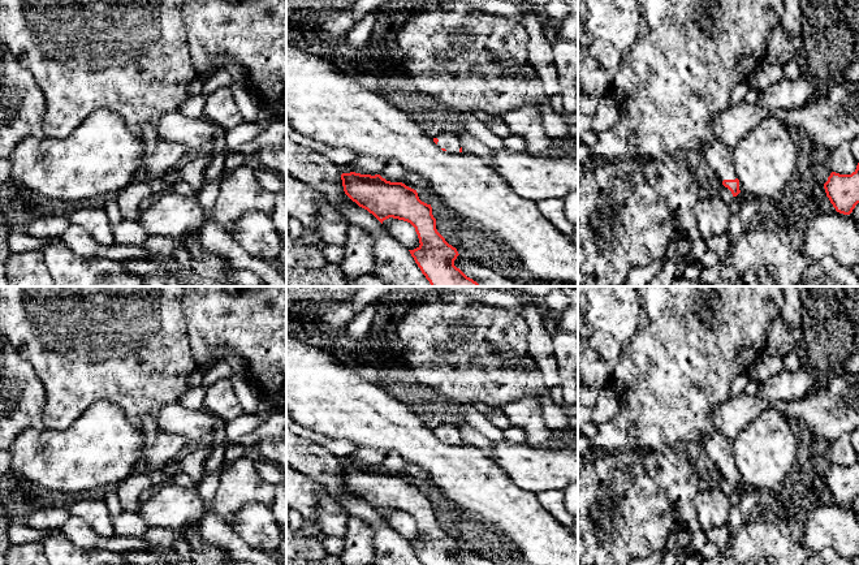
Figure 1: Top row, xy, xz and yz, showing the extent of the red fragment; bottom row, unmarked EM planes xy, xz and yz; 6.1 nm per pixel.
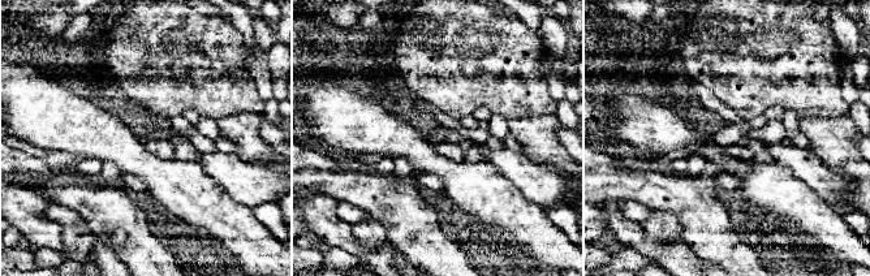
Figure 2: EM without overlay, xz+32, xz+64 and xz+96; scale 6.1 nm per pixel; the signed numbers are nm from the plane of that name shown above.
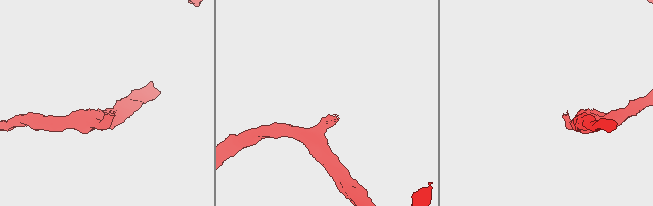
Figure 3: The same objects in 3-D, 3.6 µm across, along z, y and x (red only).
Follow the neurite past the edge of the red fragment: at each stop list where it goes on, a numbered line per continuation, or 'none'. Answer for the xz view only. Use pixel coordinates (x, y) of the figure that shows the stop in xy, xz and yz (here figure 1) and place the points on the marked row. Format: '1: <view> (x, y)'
1: xz (448, 139)

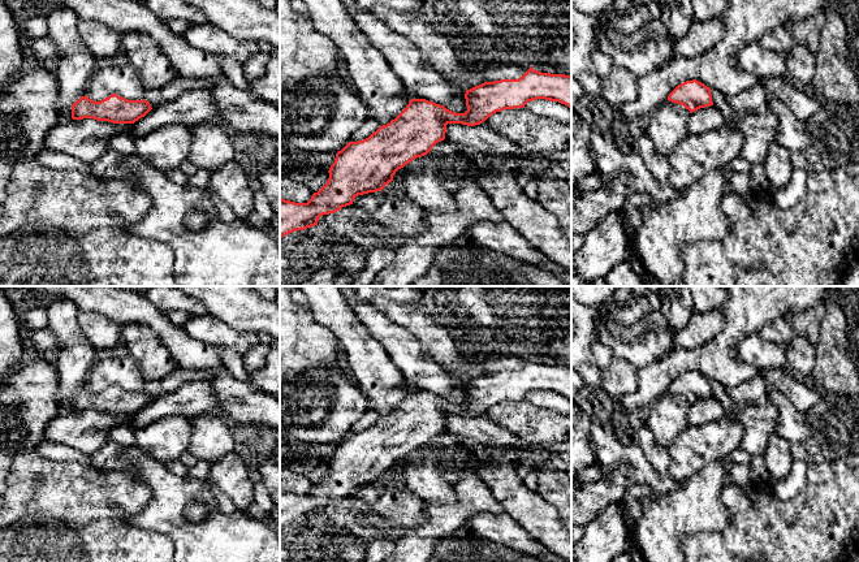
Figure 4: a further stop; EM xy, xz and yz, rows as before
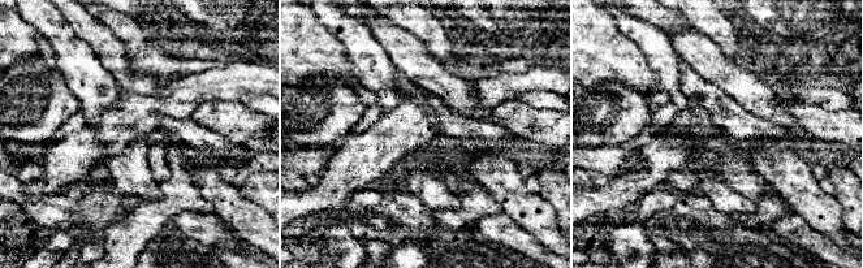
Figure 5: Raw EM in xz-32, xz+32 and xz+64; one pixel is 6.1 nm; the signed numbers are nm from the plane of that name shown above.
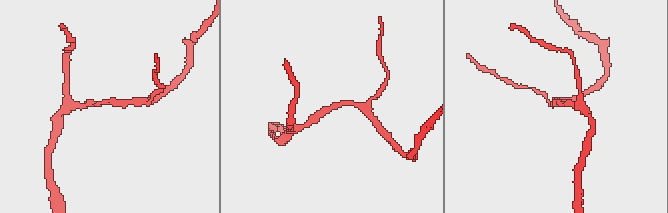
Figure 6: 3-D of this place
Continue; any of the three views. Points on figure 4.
none

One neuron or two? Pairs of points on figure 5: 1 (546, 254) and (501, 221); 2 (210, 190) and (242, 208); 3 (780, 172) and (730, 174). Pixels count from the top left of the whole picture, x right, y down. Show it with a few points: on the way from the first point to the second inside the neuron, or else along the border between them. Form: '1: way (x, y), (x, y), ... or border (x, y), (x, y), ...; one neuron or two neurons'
1: way (535, 251), (512, 232); one neuron
2: way (218, 191), (234, 208); one neuron
3: border (749, 163), (776, 191); two neurons

